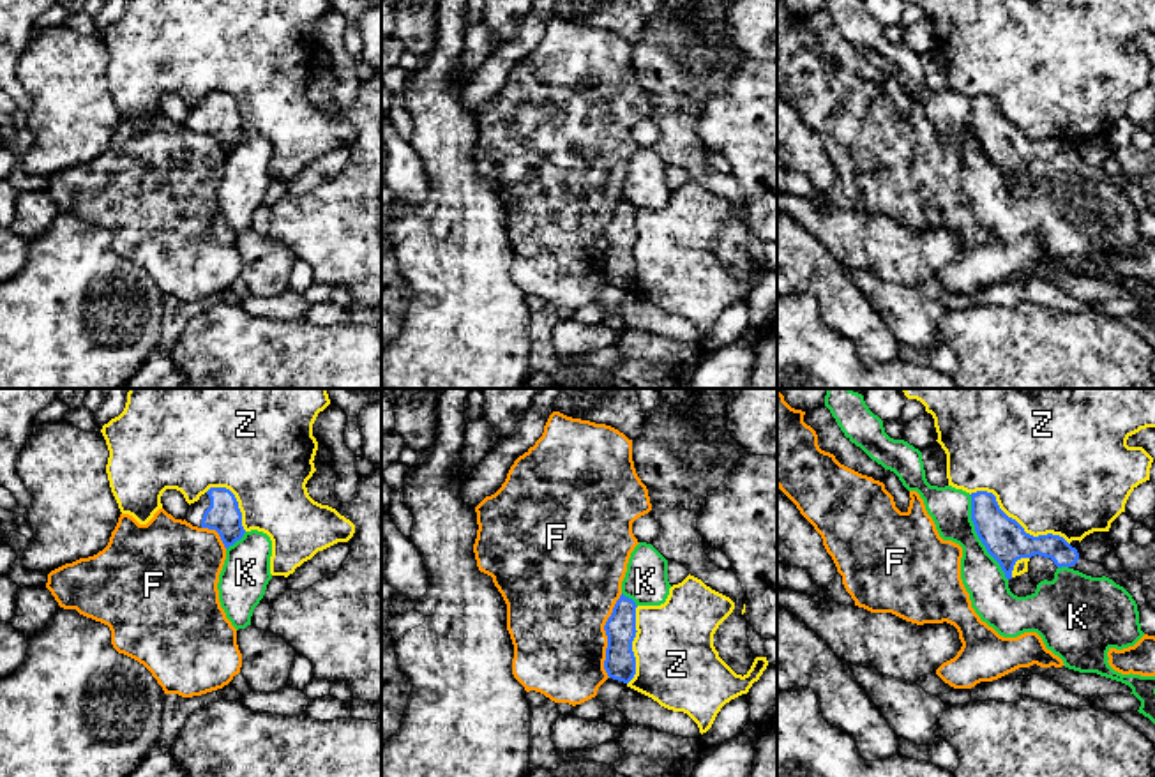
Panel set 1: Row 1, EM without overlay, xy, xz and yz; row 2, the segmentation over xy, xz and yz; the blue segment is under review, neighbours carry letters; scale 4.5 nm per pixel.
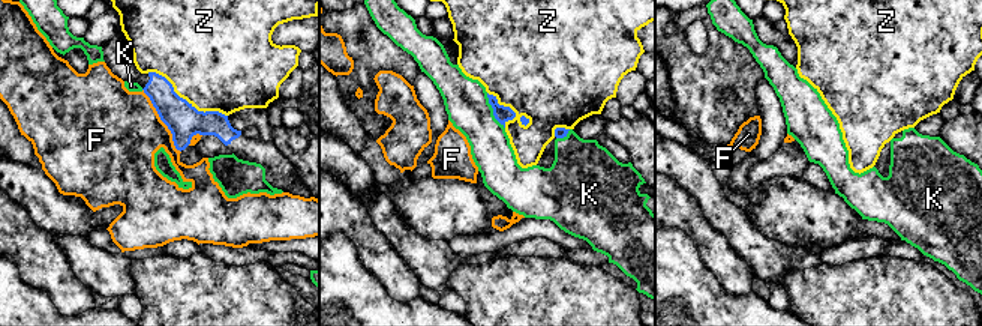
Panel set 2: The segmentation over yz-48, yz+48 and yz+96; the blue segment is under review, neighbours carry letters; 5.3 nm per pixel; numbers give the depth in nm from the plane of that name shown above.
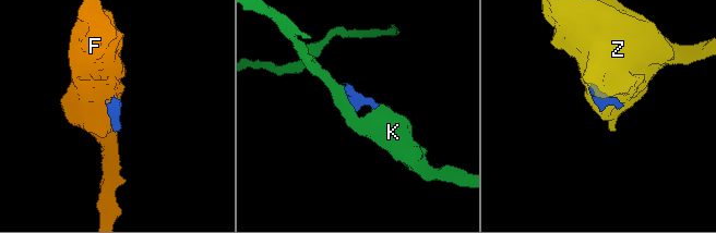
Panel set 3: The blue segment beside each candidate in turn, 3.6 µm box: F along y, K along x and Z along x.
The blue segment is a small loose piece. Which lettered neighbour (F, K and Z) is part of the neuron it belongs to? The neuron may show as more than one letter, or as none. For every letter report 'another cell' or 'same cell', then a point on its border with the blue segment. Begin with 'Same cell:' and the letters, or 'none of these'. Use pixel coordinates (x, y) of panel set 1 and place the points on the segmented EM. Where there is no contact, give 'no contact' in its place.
Same cell: none of these
F: another cell; contact xz (606, 634)
K: another cell; contact yz (979, 537)
Z: another cell; contact yz (1018, 523)

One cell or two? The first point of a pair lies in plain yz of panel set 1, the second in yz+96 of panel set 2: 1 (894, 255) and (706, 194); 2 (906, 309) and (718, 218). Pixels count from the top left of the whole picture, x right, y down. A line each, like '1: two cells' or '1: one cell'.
1: two cells
2: one cell

